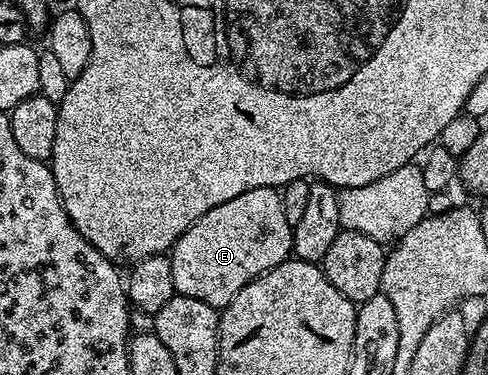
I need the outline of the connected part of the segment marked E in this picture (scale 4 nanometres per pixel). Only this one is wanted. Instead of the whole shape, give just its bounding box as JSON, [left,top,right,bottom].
[169,186,293,308]

